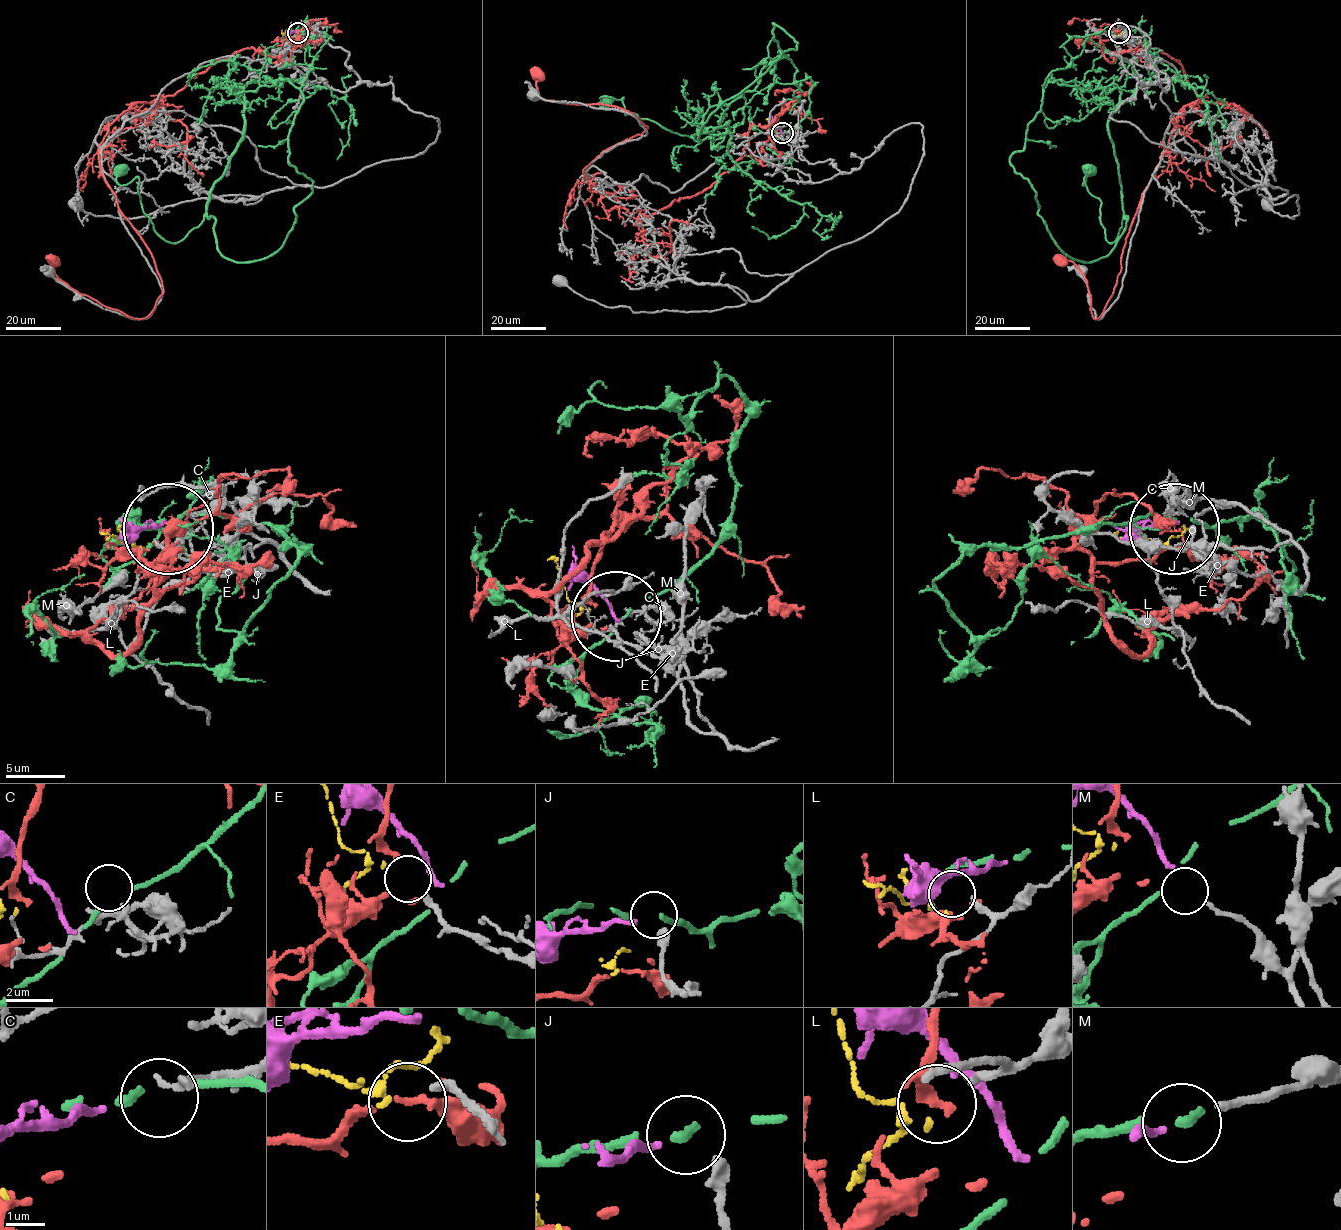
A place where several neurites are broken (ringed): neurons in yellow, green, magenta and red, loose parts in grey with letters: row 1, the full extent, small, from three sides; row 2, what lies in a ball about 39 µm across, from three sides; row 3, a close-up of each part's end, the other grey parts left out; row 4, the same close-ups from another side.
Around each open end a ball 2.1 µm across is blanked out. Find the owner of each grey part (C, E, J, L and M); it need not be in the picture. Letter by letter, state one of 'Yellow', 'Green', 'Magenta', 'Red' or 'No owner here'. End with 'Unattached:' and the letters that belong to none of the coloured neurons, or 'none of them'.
C: No owner here
E: Red
J: No owner here
L: Yellow
M: Magenta
Unattached: C, J

